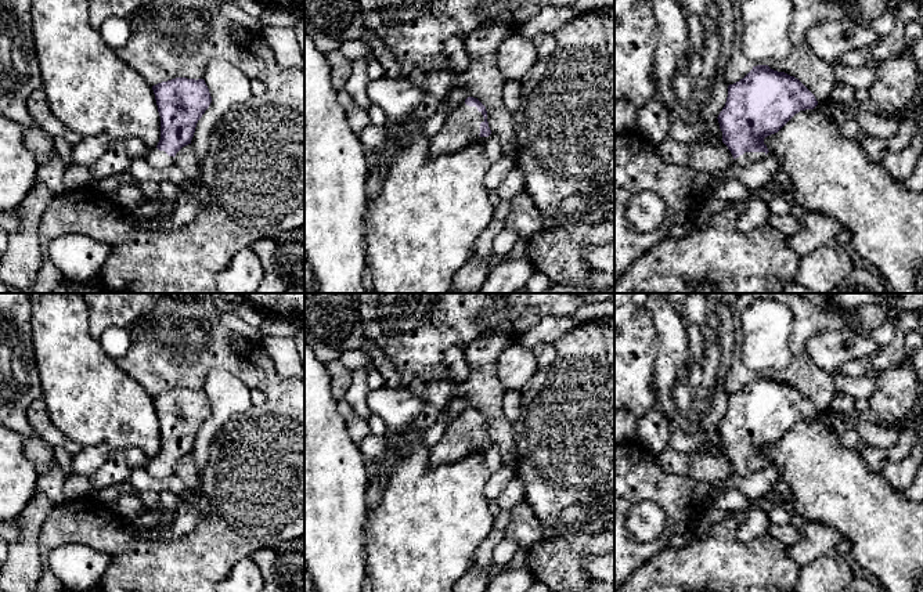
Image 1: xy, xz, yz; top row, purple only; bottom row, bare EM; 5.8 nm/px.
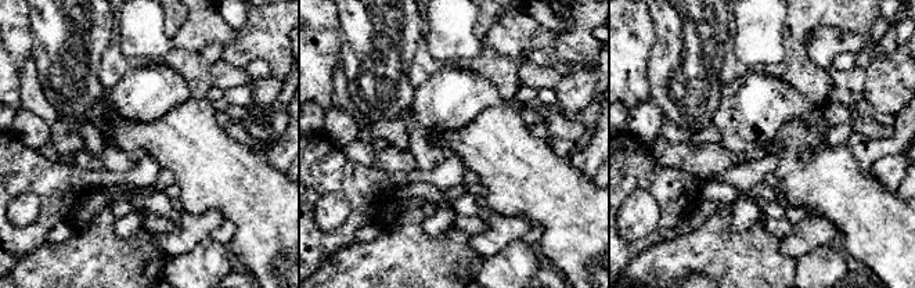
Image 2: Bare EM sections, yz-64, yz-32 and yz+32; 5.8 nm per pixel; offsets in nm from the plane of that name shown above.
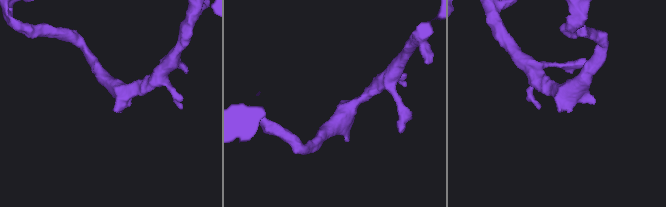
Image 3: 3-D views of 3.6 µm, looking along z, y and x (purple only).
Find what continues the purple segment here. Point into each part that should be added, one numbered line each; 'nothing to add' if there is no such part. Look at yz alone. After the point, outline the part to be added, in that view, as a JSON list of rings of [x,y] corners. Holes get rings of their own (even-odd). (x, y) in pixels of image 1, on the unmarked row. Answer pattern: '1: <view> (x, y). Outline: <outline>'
1: yz (747, 468). Outline: [[[744,462],[743,465],[735,469],[735,474],[747,476],[762,466],[765,466],[765,462]]]

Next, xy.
1: xy (159, 469). Outline: [[[156,456],[148,458],[144,469],[155,479],[165,479],[174,473],[173,466],[169,466],[165,461],[159,461]]]

